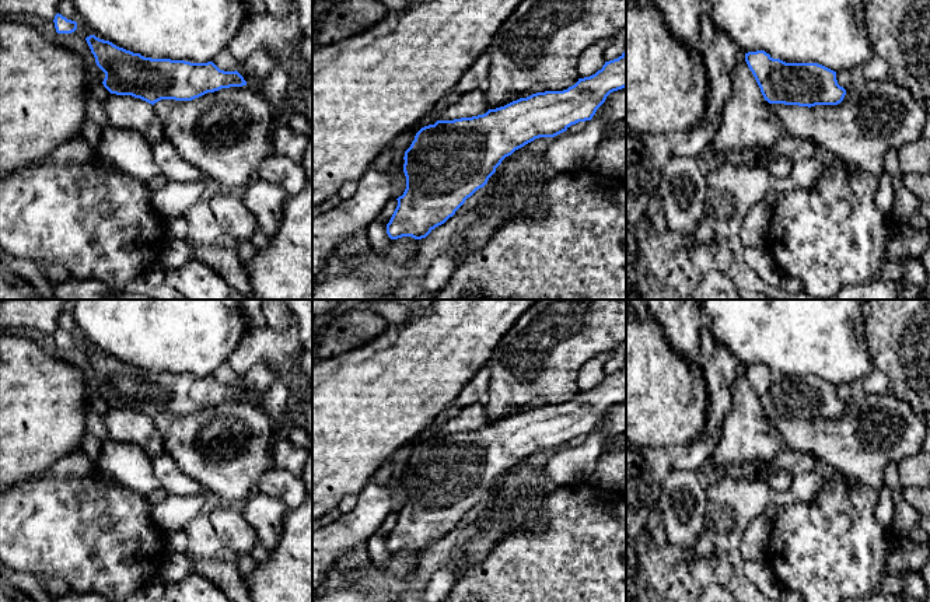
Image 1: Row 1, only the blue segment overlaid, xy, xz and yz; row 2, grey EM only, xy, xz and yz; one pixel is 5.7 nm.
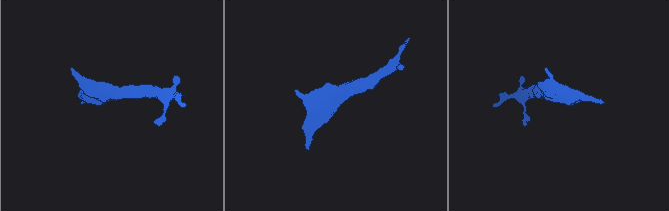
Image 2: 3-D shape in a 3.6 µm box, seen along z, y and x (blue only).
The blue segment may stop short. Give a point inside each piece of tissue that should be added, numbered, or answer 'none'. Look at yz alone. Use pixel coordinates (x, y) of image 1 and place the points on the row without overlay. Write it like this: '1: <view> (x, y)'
none

